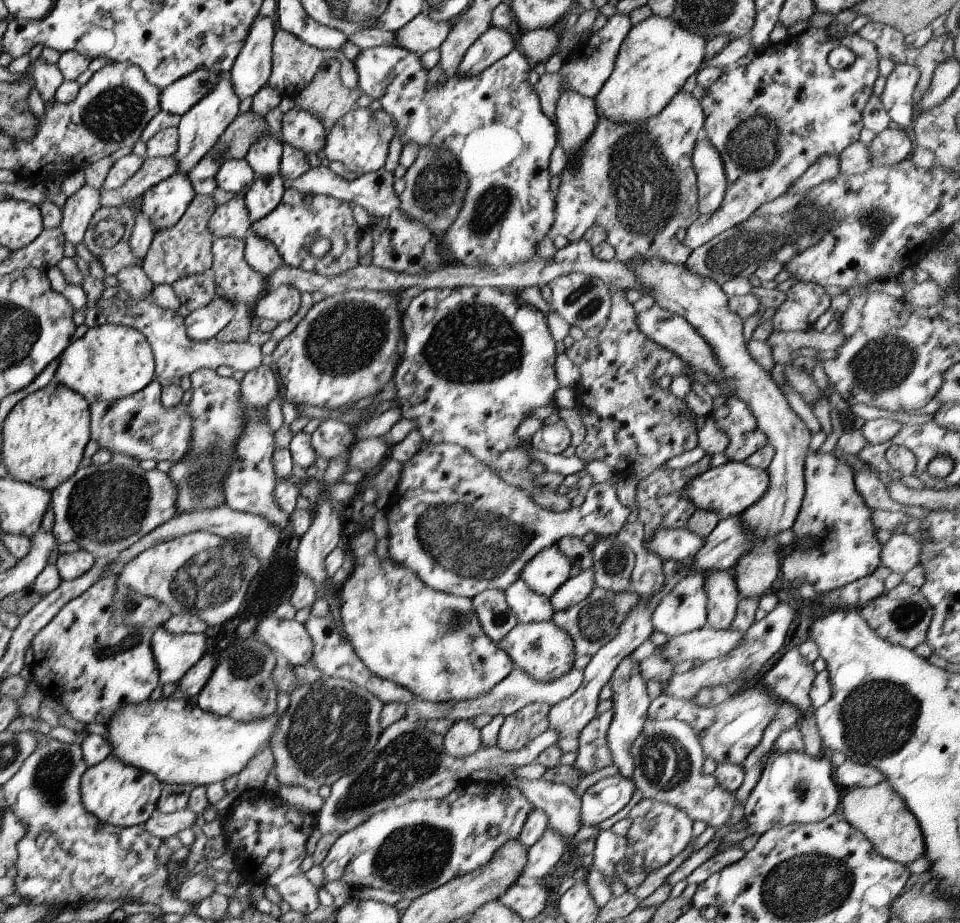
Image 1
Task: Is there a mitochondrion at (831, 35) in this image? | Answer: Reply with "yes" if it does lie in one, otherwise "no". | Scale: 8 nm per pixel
no

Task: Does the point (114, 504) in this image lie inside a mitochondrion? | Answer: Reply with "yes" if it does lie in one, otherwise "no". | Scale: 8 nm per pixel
yes

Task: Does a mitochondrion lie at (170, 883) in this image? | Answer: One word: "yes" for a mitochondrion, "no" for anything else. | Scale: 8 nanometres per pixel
no

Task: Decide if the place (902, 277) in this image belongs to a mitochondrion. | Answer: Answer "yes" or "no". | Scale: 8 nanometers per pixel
no

